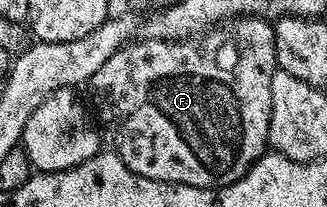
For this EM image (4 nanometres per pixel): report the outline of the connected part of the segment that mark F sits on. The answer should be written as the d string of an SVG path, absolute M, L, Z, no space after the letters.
M266 19L263 24L250 24L250 52L242 52L242 84L234 84L234 72L230 72L230 92L208 90L208 86L211 84L215 87L219 85L219 81L214 80L214 76L222 76L222 72L214 72L214 68L206 68L206 64L202 64L203 53L199 49L194 49L192 45L193 43L190 42L176 40L135 39L118 48L116 54L112 54L112 58L108 58L108 62L104 62L104 66L100 66L100 70L96 70L96 74L88 81L88 89L90 88L91 94L94 95L95 109L93 108L93 111L96 113L101 135L108 145L109 151L117 154L124 162L124 166L128 166L128 170L132 170L144 178L163 180L169 184L187 184L197 188L222 188L226 184L239 180L268 148L270 115L272 114L272 74L279 71L276 46L274 45L274 24L269 19Z

